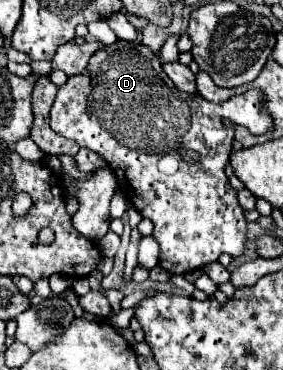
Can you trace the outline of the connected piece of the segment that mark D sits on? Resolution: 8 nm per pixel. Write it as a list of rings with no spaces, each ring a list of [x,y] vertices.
[[[117,41],[107,49],[97,51],[85,73],[73,75],[59,87],[57,99],[51,109],[51,129],[67,139],[99,153],[117,177],[119,189],[131,205],[147,219],[153,221],[153,237],[159,241],[159,265],[169,275],[183,275],[191,269],[201,269],[217,261],[225,251],[231,257],[241,255],[247,221],[245,211],[237,201],[237,191],[229,185],[225,165],[231,155],[233,129],[217,119],[215,107],[201,99],[201,115],[195,115],[197,97],[179,91],[167,75],[163,75],[159,57],[141,43]]]

